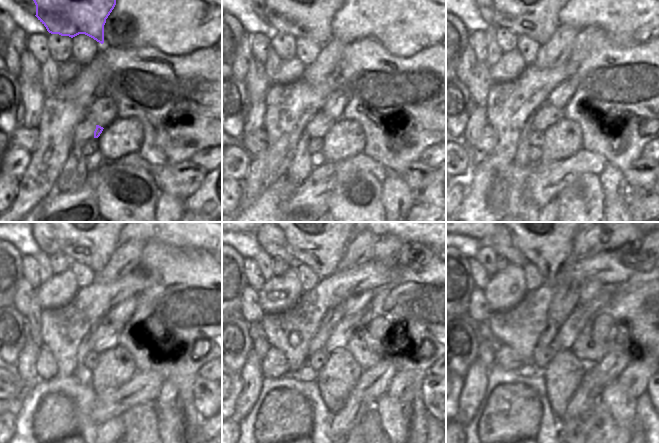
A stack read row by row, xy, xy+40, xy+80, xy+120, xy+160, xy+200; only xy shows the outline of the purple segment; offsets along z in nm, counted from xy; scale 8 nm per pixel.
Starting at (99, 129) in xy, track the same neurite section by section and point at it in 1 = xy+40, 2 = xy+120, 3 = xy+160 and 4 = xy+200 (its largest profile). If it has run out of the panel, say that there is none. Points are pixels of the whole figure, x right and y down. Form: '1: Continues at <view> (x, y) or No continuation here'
1: Continues at xy+40 (326, 122)
2: Continues at xy+120 (107, 336)
3: Continues at xy+160 (341, 335)
4: Continues at xy+200 (569, 331).

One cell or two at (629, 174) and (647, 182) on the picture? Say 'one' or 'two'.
one

